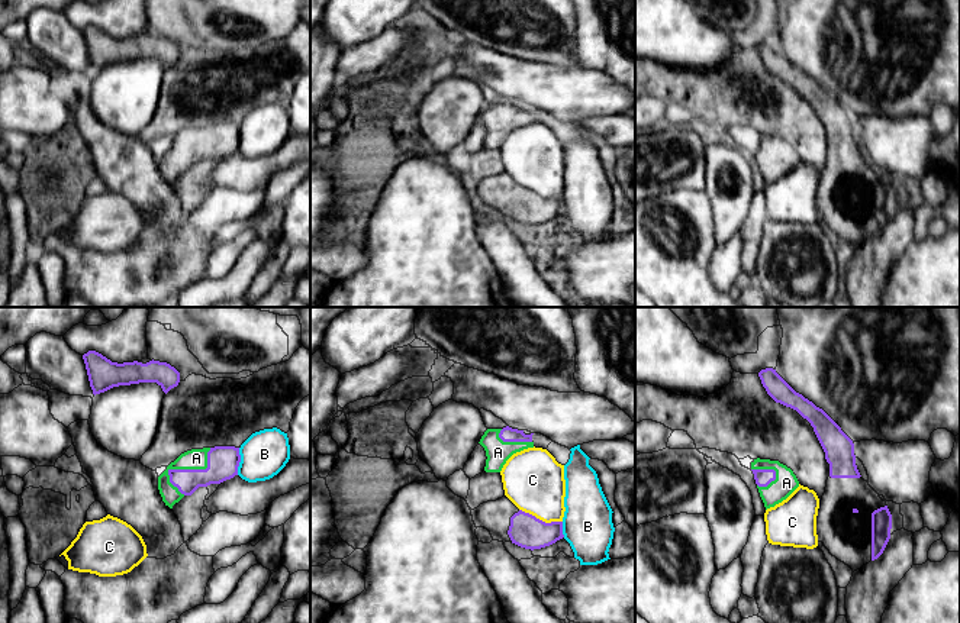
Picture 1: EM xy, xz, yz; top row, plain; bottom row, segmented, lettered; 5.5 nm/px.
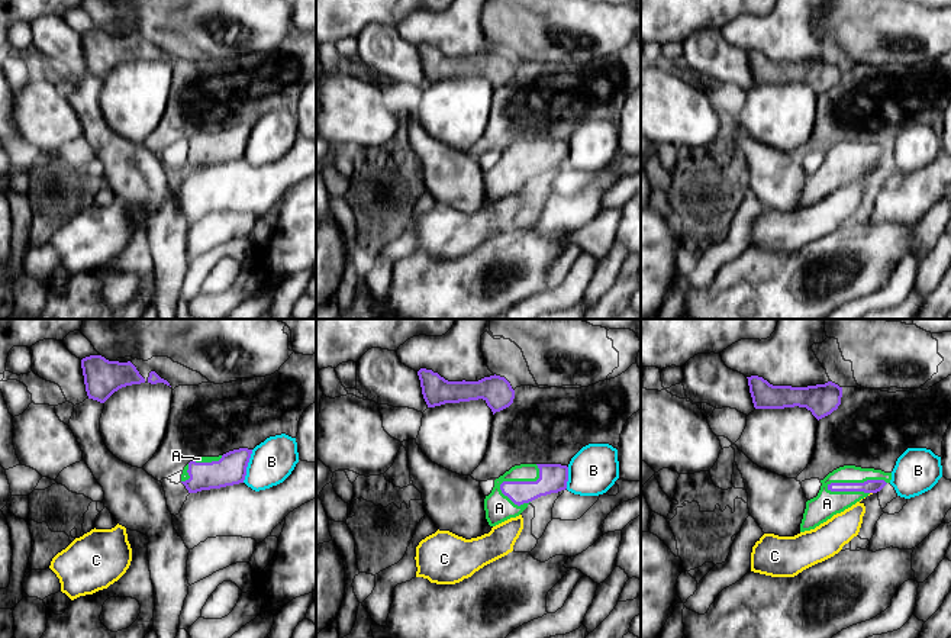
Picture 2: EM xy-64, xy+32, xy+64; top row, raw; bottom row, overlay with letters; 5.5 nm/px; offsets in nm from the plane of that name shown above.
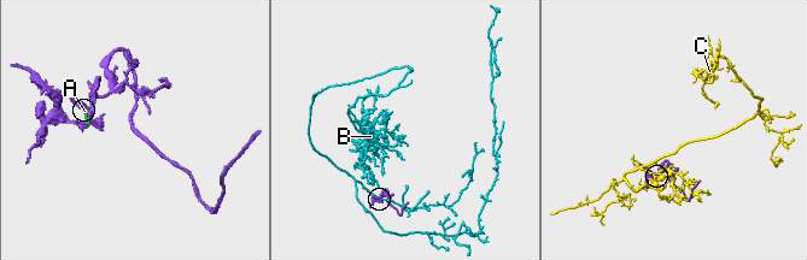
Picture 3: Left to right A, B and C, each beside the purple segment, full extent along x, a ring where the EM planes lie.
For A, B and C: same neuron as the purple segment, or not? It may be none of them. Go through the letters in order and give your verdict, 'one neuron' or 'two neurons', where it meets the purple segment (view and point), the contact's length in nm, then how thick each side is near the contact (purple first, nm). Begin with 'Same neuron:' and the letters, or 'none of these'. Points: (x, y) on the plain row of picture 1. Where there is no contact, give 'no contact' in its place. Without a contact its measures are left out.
Same neuron: A
A: one neuron; contact xy (184, 145); length 300 nm; calibres 180 and 110 nm
B: two neurons; contact xy (240, 136); length 150 nm; calibres 180 and 260 nm
C: two neurons; contact xz (541, 196); length 260 nm; calibres 190 and 340 nm

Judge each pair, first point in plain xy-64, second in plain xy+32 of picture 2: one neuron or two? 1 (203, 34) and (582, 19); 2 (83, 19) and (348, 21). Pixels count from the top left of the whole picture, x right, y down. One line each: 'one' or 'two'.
1: one
2: two

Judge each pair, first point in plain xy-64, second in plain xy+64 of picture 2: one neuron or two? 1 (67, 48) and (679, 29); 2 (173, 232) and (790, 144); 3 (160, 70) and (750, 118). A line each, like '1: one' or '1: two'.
1: two
2: two
3: one

